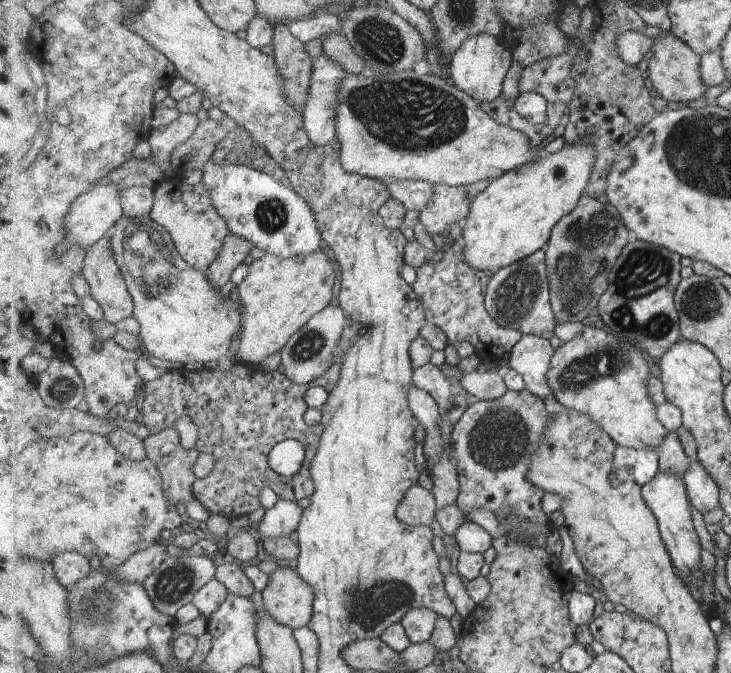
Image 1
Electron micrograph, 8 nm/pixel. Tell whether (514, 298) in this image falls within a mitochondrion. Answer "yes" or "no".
yes

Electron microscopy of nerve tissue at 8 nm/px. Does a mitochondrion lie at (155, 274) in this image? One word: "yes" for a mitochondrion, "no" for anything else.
yes

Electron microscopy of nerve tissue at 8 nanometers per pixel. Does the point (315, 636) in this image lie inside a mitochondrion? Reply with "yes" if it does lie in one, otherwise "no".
no

